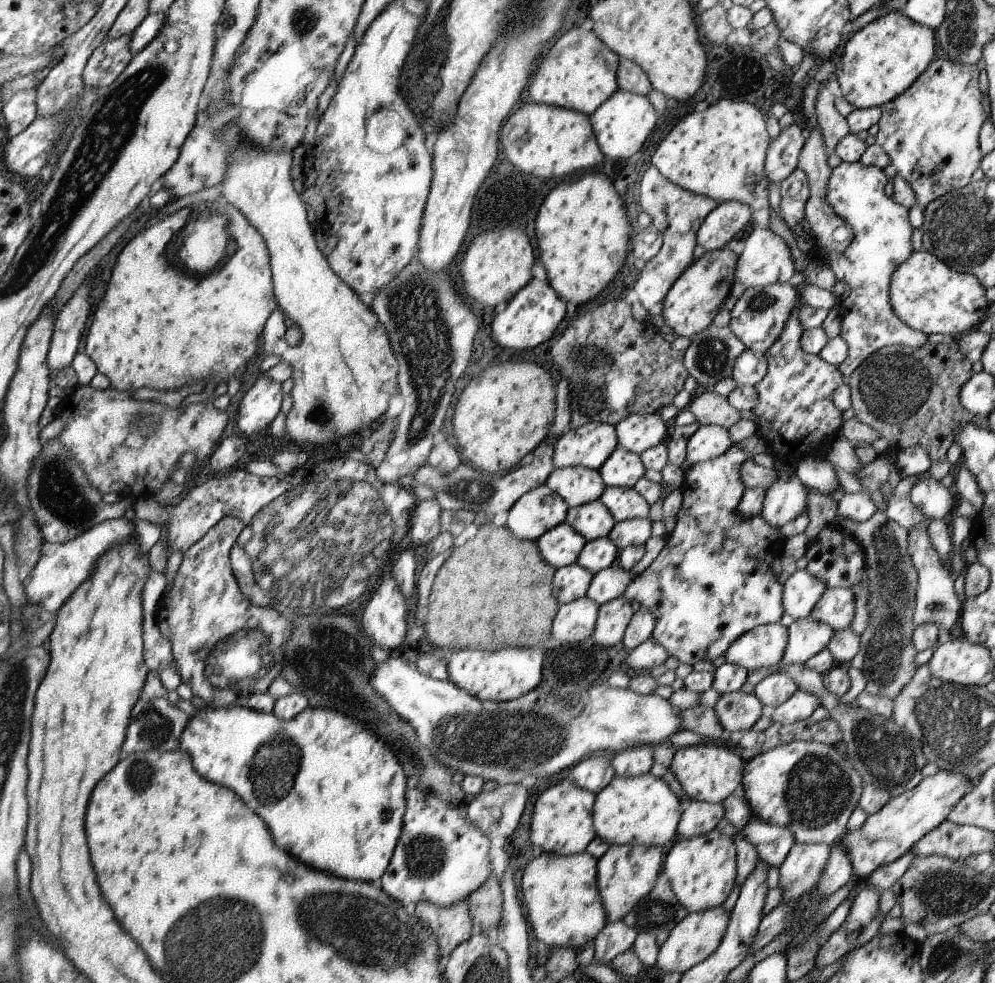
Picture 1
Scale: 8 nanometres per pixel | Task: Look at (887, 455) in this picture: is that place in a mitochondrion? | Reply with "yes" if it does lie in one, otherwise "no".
no

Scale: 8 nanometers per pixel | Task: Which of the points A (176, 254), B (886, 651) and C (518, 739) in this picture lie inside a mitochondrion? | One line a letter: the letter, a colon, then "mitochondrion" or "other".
A: mitochondrion
B: mitochondrion
C: mitochondrion

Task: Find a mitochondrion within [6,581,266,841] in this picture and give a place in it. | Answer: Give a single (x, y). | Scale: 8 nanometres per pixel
(153, 728)

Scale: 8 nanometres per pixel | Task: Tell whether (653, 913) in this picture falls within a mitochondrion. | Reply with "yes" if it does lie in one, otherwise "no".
yes

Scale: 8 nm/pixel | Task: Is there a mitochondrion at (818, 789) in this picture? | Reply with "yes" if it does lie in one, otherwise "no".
yes

